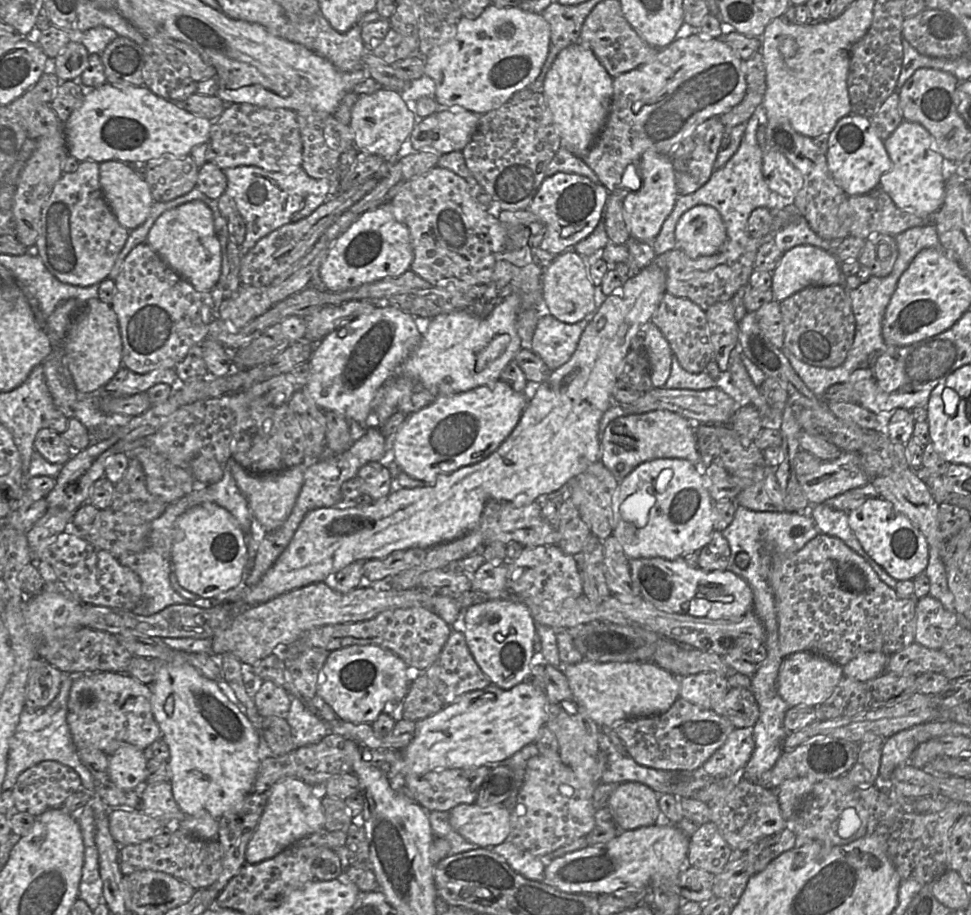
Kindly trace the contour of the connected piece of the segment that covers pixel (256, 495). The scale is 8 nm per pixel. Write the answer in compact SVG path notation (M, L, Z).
M235 459L228 461L231 474L247 500L251 514L266 533L278 529L289 517L304 481L305 464L288 468L278 473L256 475L245 470Z

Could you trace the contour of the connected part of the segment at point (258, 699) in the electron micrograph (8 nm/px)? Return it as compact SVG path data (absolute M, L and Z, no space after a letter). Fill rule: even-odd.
M265 681L254 697L258 714L264 718L278 716L286 718L291 707L291 697L271 681Z

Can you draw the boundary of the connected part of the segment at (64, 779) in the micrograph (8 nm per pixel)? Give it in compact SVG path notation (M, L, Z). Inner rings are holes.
M43 761L23 771L11 789L14 811L39 816L52 808L60 808L67 798L81 790L79 775L70 767L56 761Z

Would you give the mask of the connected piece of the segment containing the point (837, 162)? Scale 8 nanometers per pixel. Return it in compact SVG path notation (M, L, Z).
M855 114L841 118L829 134L826 160L833 180L848 196L862 195L875 189L880 184L880 177L892 168L884 141L878 136L871 119Z

